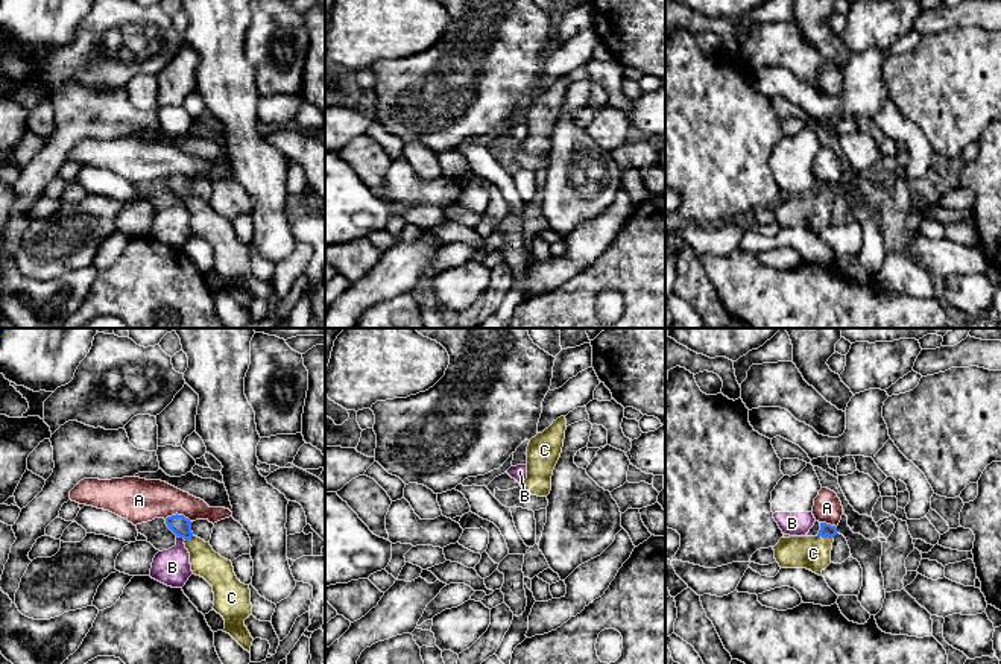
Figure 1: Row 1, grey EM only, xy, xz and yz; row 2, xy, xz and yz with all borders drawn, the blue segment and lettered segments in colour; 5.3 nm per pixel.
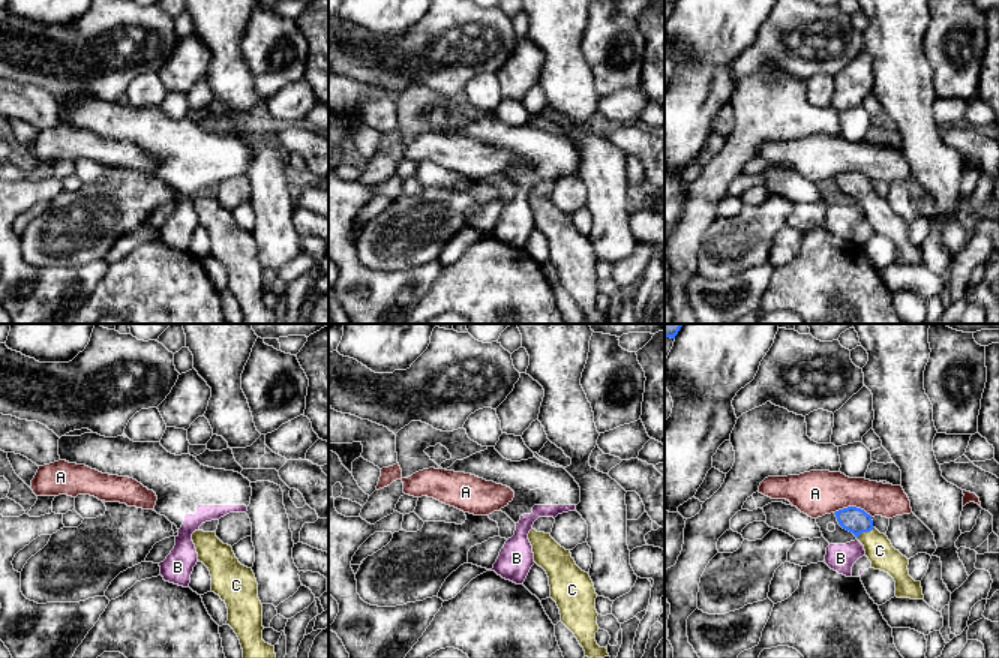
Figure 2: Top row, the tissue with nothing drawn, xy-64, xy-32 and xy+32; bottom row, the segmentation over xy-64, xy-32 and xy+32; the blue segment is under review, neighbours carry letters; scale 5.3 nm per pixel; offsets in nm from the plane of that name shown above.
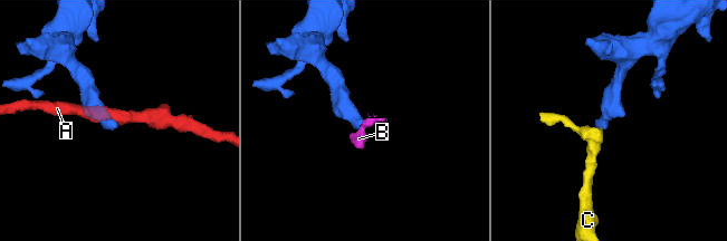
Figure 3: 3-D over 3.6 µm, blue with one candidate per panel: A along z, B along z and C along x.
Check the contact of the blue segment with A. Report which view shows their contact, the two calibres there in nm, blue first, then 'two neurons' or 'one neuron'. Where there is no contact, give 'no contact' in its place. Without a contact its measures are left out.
xy | 110/240 nm | two neurons

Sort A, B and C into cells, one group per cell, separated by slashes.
A / B / C

